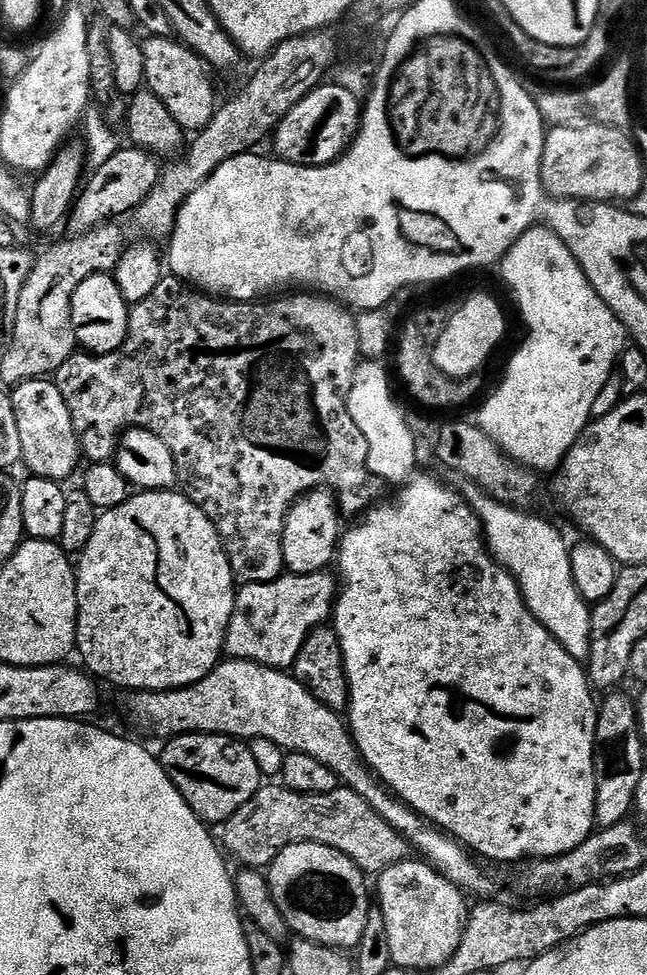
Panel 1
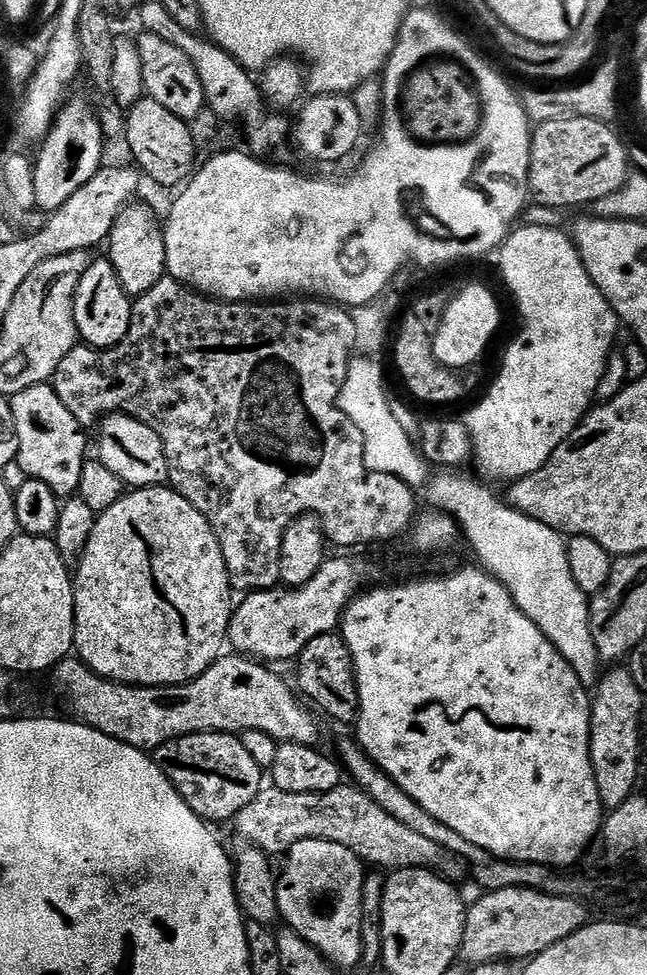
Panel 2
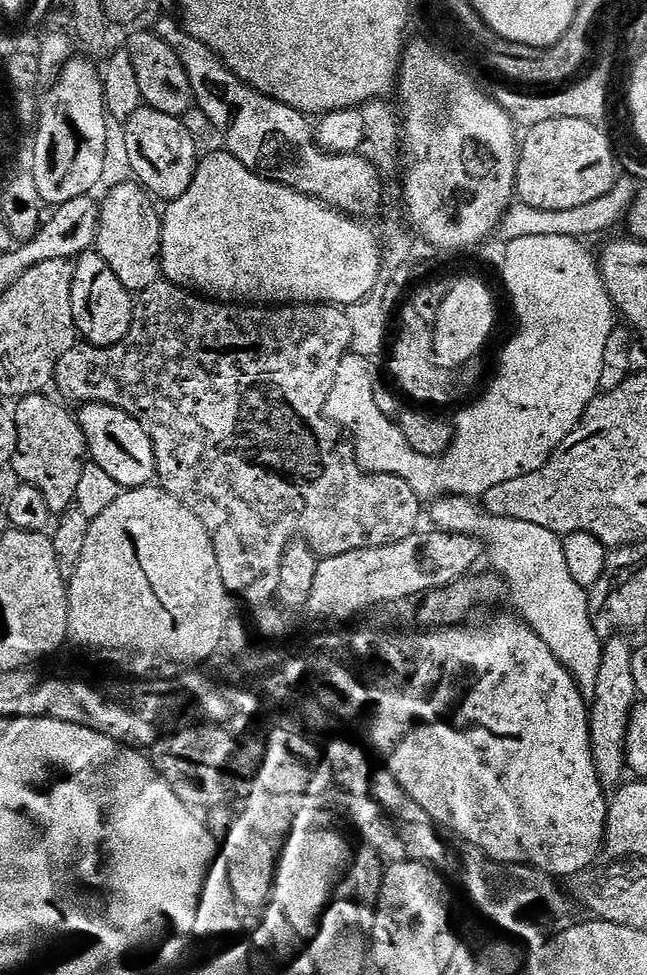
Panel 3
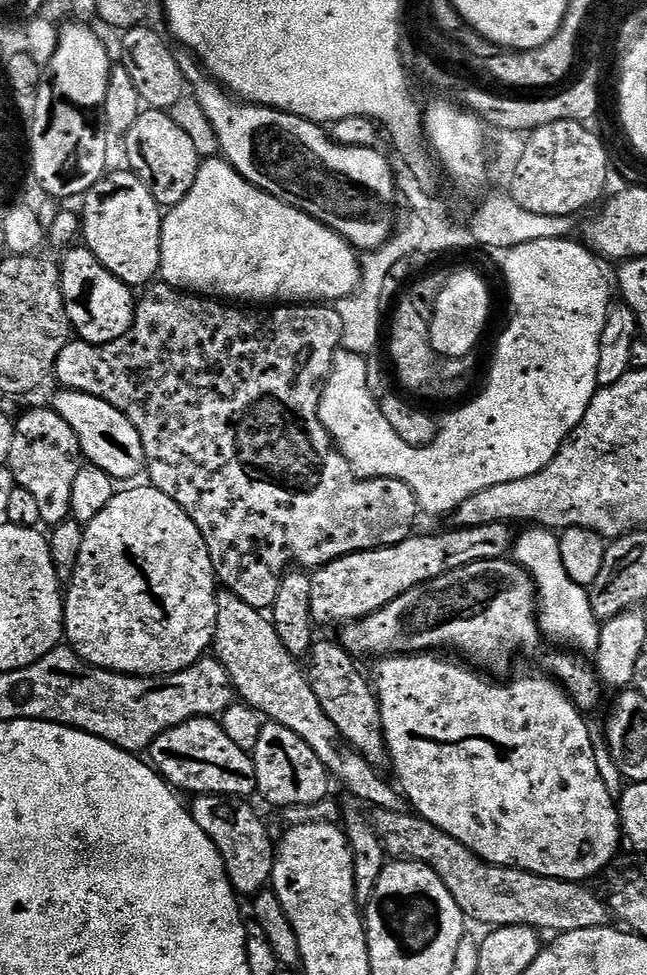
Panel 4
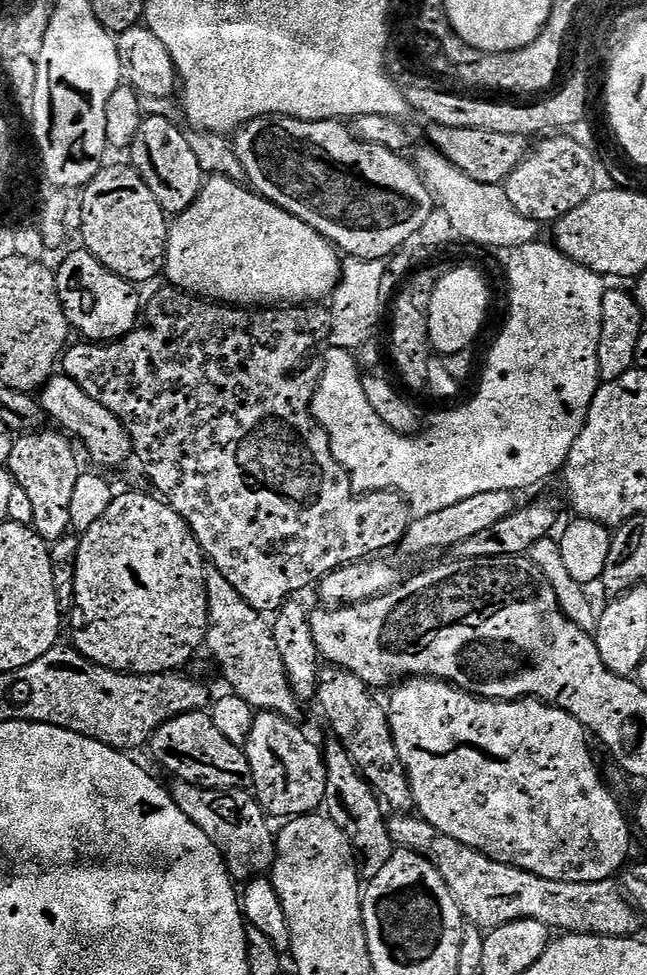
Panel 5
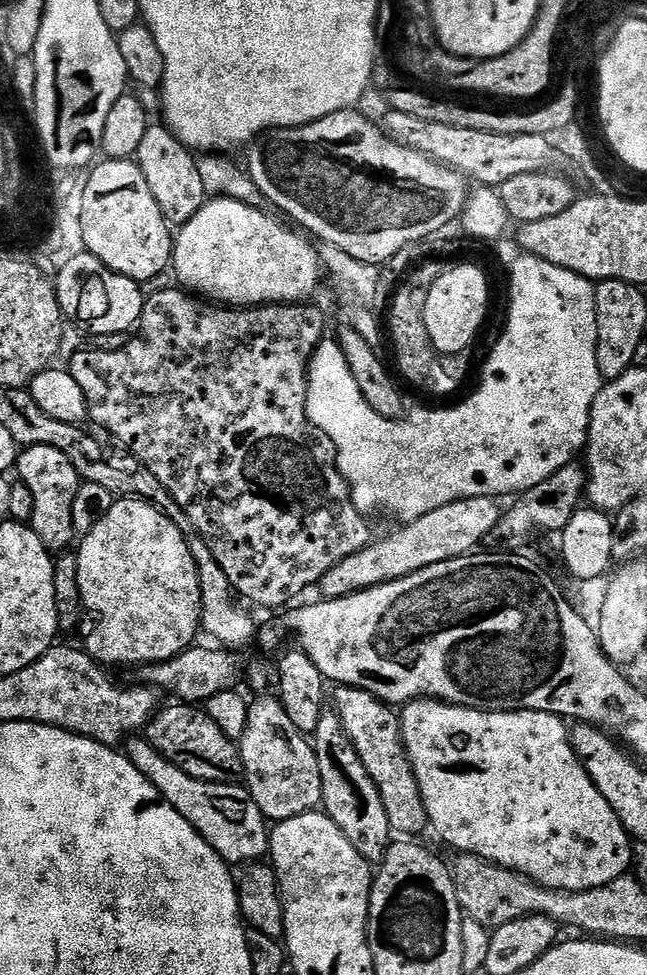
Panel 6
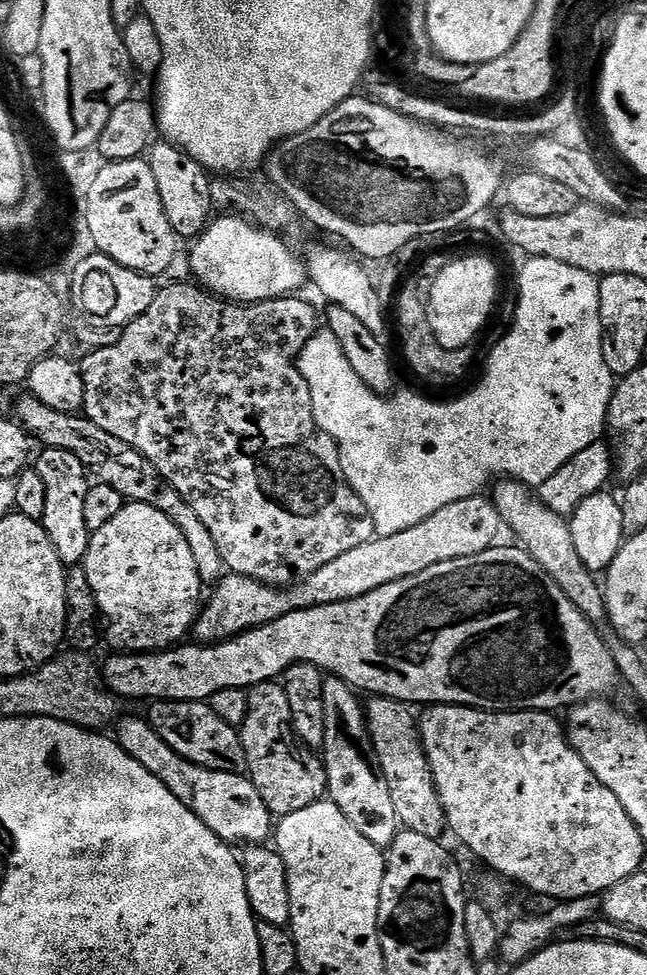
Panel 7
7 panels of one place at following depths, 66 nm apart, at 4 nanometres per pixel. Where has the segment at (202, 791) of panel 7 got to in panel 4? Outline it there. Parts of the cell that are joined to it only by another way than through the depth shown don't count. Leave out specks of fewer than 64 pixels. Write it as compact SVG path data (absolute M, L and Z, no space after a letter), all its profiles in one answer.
M196 796L190 804L194 822L212 839L224 859L228 881L241 897L254 898L271 885L272 871L276 865L276 848L266 825L244 798L226 796Z

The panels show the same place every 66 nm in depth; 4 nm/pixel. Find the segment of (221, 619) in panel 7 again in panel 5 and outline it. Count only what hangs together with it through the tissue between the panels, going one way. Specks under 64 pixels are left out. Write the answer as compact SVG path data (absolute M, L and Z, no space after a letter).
M490 490L490 494L474 494L474 498L466 498L455 506L449 506L447 510L416 516L404 537L400 539L399 551L404 551L408 556L424 556L427 552L440 552L443 548L454 550L462 542L466 542L466 538L471 538L473 534L478 534L489 526L495 526L496 523L502 522L502 518L516 511L516 500L517 497L513 493Z

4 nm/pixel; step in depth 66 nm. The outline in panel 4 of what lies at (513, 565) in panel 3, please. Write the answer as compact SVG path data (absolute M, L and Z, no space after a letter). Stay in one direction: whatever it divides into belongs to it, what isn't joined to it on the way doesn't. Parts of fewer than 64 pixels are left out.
M539 526L524 531L515 539L512 556L517 564L528 570L536 584L541 631L583 655L593 655L600 641L601 623L593 612L591 593L585 585L570 578L563 565L559 537L553 531Z

